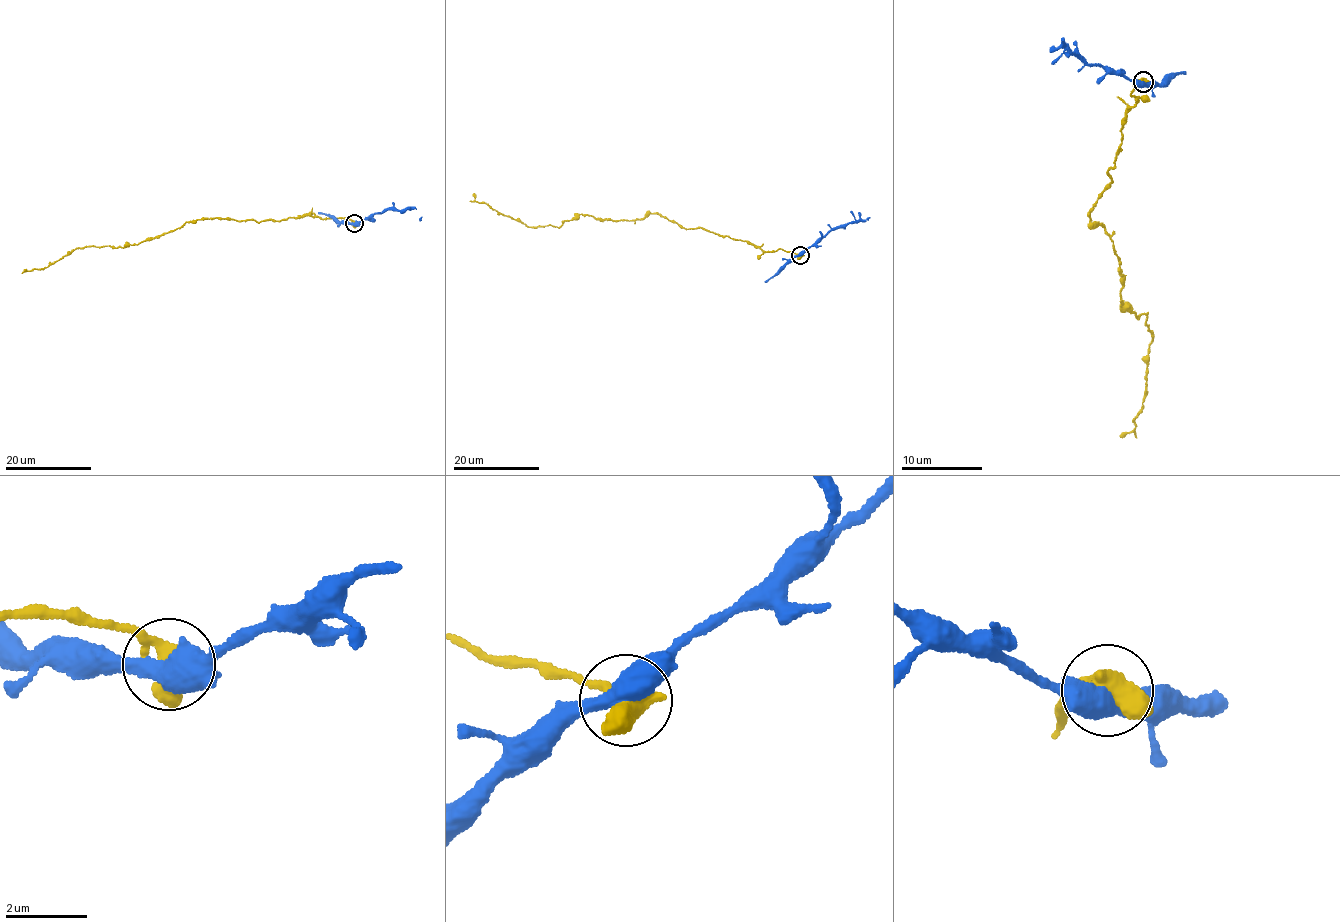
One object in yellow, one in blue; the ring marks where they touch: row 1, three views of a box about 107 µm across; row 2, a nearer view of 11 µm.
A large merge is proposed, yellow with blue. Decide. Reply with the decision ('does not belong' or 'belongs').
does not belong

